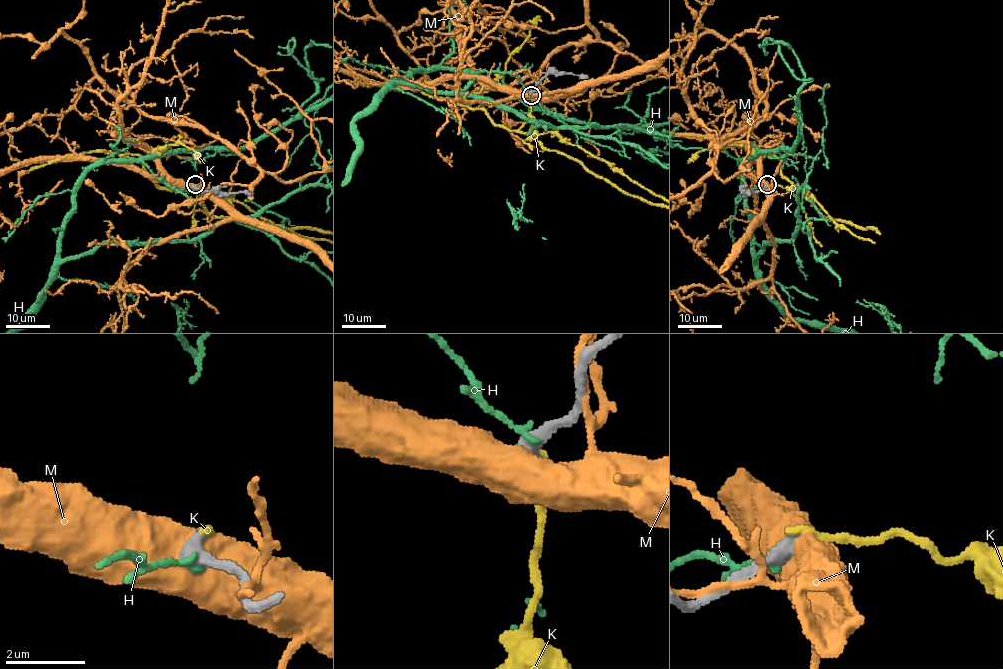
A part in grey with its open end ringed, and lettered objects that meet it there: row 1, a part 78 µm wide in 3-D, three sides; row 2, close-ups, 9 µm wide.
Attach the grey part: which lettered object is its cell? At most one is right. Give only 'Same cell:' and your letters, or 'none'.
Same cell: none

